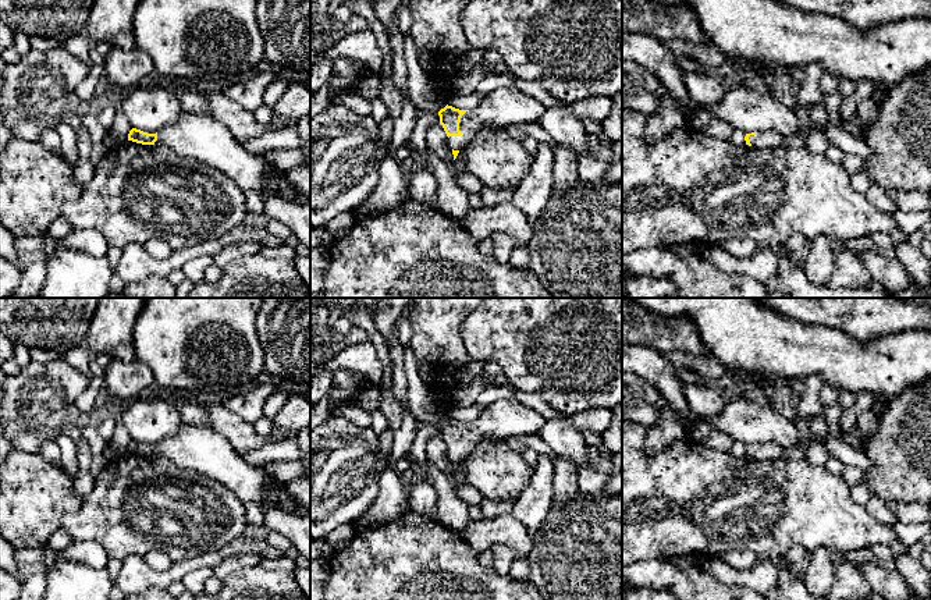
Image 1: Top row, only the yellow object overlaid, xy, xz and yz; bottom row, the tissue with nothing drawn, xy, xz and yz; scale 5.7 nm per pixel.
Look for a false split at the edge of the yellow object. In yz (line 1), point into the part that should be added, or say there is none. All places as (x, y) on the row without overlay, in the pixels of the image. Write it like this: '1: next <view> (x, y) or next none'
1: next yz (763, 451)

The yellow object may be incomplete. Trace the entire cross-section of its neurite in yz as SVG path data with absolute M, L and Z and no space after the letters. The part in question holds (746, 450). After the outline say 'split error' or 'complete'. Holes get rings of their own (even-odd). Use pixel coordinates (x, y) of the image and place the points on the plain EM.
M758 443L758 444L746 445L745 452L746 457L749 458L754 458L758 461L772 461L782 458L783 450L785 448L777 444Z | split error

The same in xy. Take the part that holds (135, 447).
M184 422L175 436L164 439L156 445L148 445L132 440L128 445L128 452L142 457L154 457L157 452L160 457L170 459L181 469L193 471L220 482L232 494L235 494L242 504L246 505L249 503L255 503L262 508L264 490L267 487L267 479L262 468L248 464L234 451L228 440L216 433L212 427L188 425Z | split error

